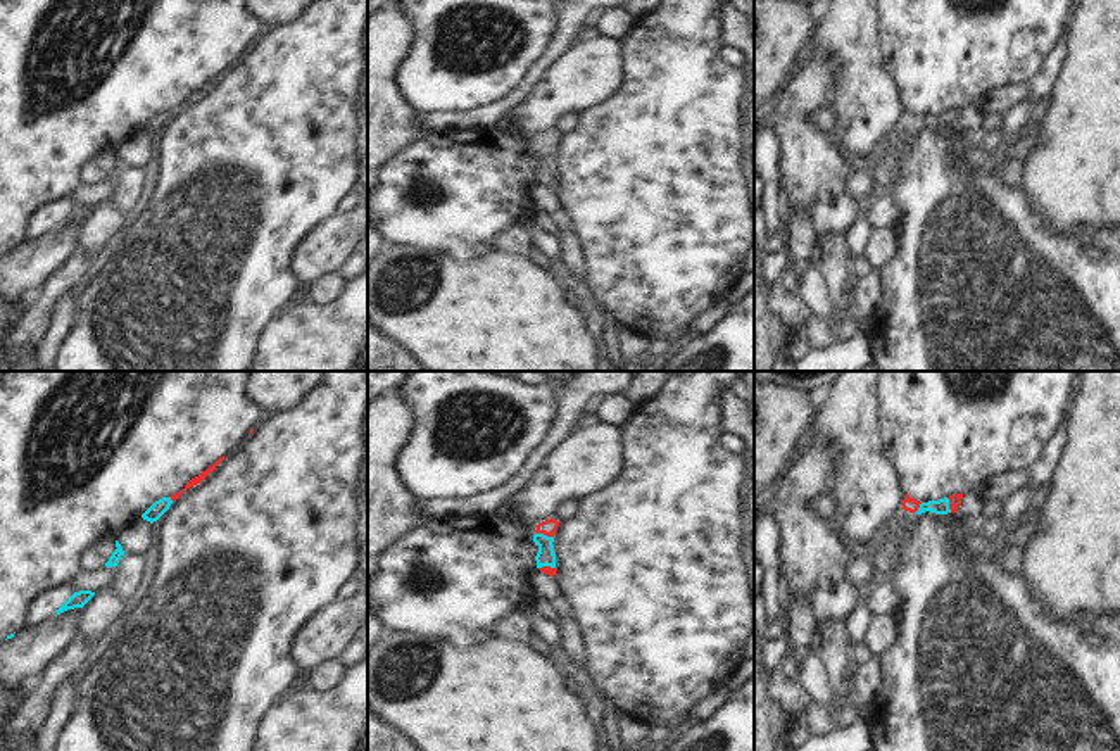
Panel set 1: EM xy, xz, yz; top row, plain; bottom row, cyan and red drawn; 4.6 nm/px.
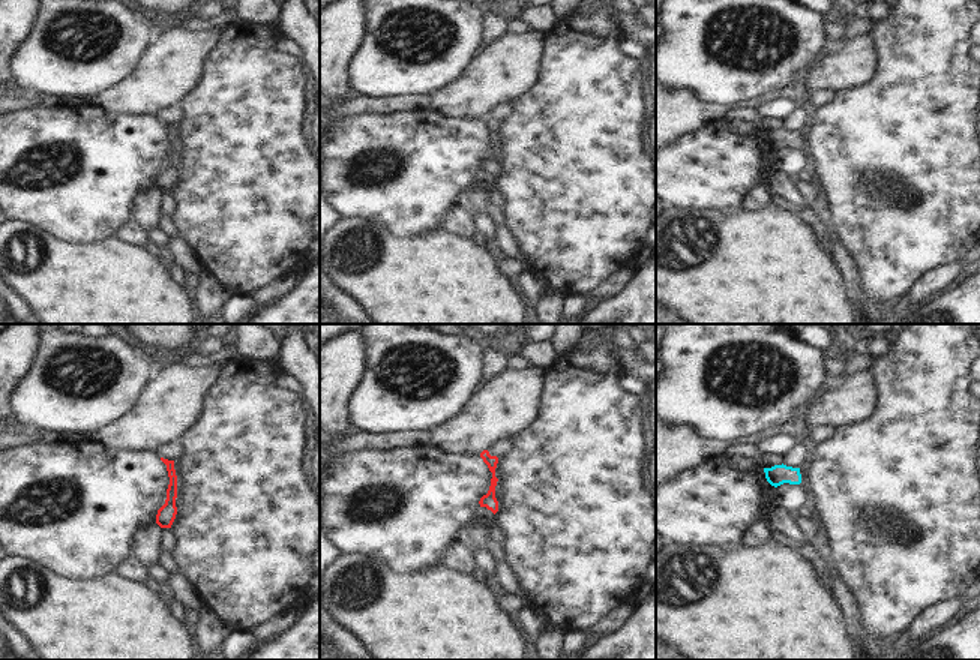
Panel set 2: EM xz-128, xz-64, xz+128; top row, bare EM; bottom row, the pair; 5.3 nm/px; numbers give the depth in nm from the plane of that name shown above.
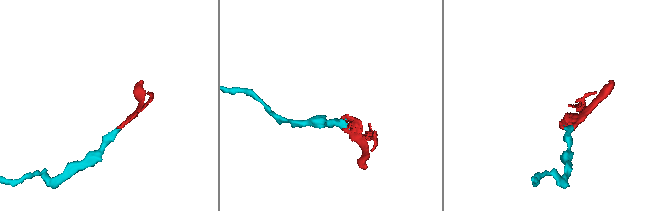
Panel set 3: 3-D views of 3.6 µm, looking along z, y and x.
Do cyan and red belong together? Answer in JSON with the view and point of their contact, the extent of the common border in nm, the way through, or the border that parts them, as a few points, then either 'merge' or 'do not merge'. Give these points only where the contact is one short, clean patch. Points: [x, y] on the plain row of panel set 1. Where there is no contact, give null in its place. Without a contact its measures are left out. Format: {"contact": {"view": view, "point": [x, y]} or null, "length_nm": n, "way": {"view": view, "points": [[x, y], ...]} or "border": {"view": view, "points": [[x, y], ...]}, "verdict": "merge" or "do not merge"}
{"contact": {"view": "xz", "point": [546, 149]}, "length_nm": 80, "way": {"view": "xz", "points": [[546, 170], [546, 149], [547, 140]]}, "verdict": "merge"}

